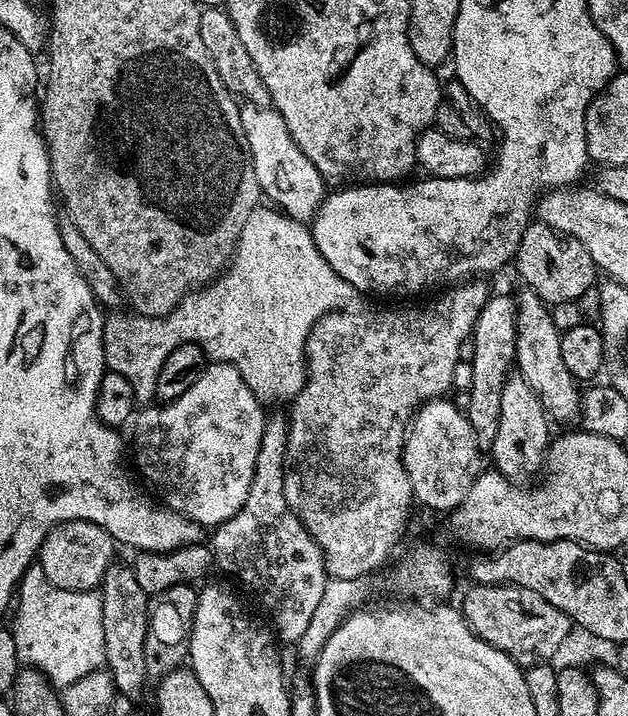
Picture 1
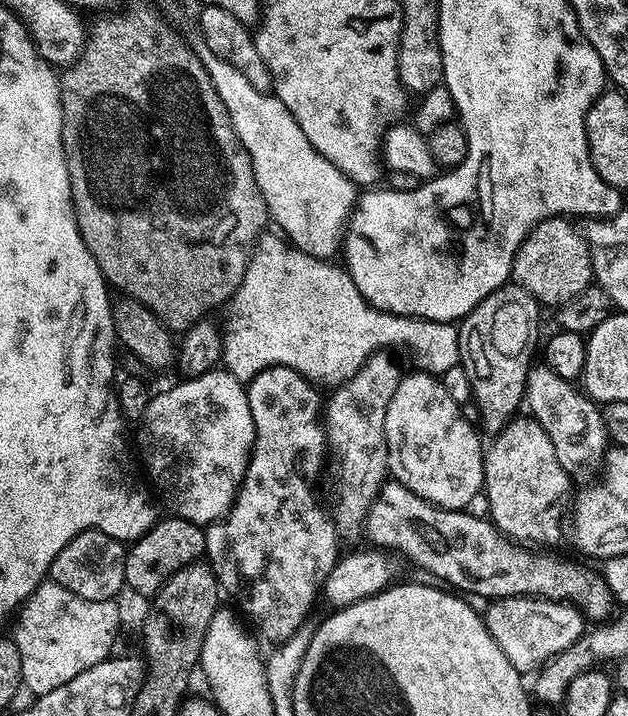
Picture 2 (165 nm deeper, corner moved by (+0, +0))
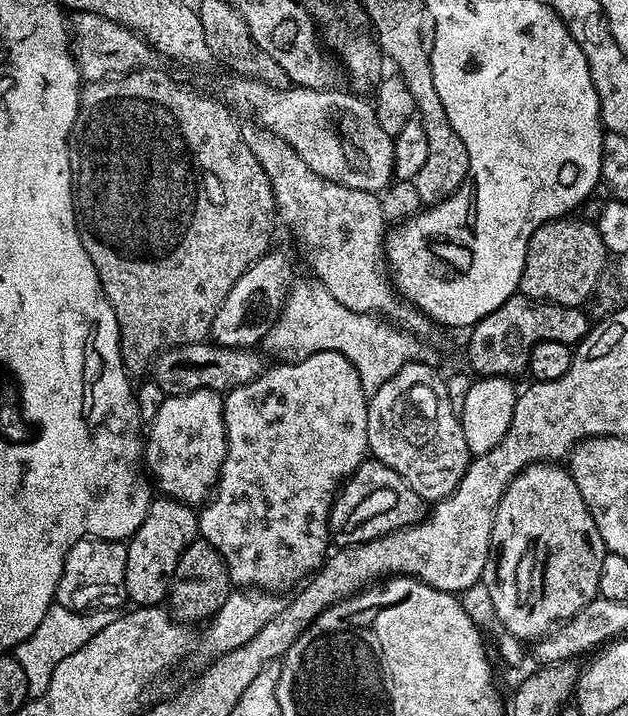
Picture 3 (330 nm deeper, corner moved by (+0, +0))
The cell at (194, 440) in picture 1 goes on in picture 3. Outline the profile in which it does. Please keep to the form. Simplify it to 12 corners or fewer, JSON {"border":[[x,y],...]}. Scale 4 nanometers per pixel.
{"border":[[221,393],[169,396],[142,460],[169,500],[211,497],[228,439]]}

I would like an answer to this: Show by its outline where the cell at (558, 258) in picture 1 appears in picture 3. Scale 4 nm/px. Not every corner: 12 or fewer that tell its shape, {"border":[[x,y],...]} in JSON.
{"border":[[552,220],[528,239],[519,295],[591,301],[610,253],[595,223]]}

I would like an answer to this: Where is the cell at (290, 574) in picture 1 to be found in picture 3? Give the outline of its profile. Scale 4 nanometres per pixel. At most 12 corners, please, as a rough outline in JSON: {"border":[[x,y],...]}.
{"border":[[337,352],[223,397],[228,449],[198,532],[240,590],[330,552],[369,455]]}

